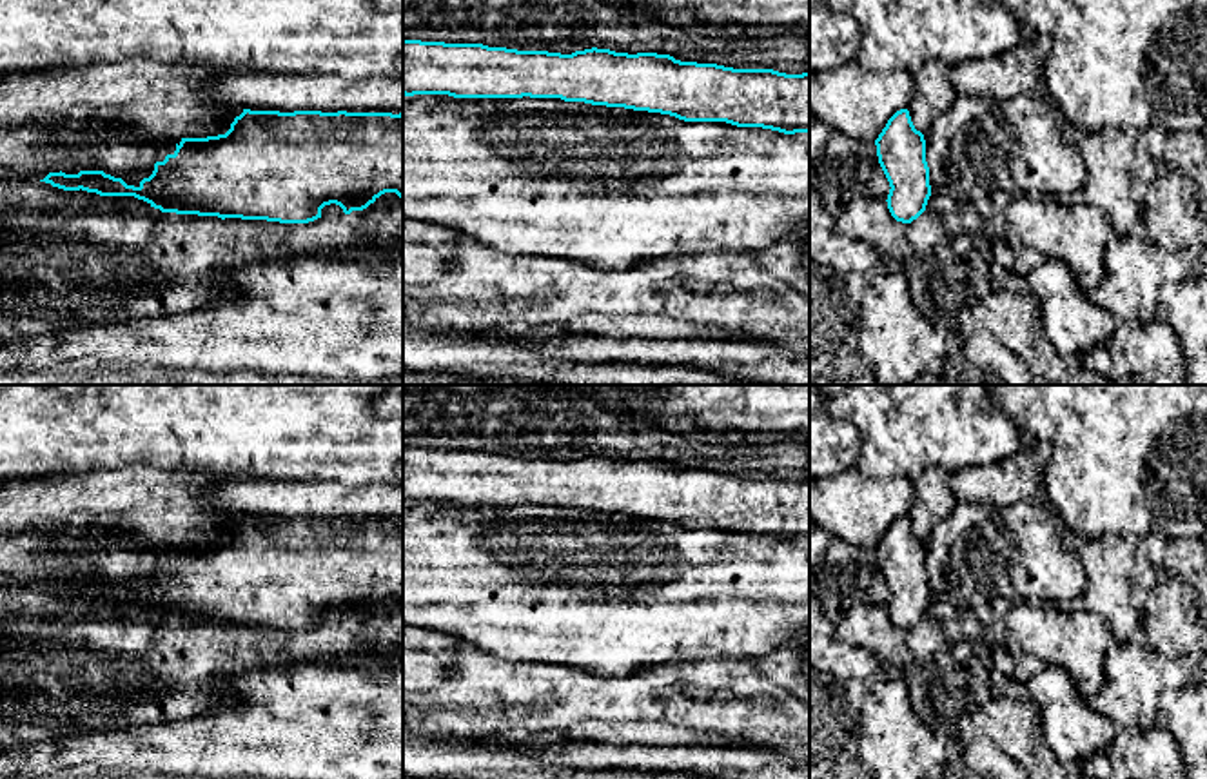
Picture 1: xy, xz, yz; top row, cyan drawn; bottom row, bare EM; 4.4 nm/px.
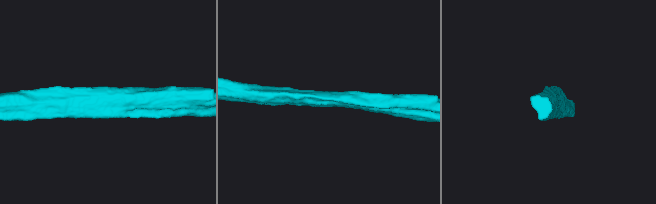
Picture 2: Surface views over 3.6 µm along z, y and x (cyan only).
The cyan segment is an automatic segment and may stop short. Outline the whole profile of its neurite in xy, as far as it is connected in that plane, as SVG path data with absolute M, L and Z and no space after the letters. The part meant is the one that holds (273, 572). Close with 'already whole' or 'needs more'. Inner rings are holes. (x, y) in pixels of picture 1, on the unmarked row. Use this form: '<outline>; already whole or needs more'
M243 516L225 541L182 545L176 557L154 570L149 585L138 594L103 577L78 581L49 579L44 587L64 597L87 597L100 603L134 603L162 619L309 630L321 625L325 612L336 610L345 621L363 617L385 599L403 605L403 519L321 519L321 518L250 518Z; already whole

